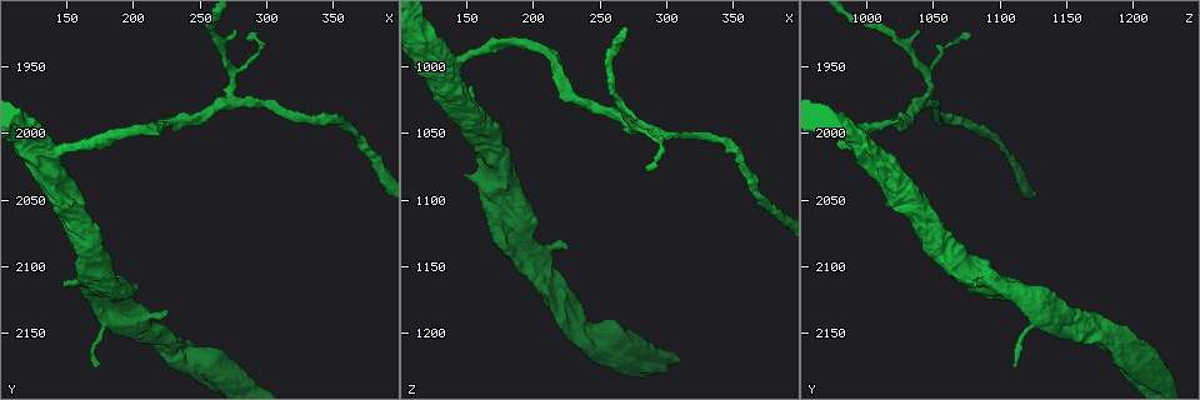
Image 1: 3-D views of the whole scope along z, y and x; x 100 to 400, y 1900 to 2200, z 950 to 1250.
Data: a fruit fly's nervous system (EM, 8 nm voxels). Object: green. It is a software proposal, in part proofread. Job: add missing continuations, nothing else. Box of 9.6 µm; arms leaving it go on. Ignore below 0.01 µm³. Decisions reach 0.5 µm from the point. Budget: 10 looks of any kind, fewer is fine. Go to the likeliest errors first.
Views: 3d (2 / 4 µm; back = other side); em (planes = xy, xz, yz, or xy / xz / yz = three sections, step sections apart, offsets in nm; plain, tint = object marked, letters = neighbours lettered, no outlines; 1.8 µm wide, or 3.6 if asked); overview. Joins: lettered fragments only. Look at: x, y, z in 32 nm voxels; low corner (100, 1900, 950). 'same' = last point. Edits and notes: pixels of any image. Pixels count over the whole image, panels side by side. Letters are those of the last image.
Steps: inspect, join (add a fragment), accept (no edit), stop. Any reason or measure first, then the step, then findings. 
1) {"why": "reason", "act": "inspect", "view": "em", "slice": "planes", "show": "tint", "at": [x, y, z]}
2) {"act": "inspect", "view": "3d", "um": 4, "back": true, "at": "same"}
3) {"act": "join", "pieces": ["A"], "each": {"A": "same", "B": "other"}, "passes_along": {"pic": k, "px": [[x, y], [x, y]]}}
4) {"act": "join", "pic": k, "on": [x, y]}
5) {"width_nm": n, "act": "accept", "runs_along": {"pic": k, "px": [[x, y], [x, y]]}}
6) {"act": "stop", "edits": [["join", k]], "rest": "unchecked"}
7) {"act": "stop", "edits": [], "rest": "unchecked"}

{"why": "free end", "act": "inspect", "view": "3d", "um": 4, "at": [146, 2116, 1082]}

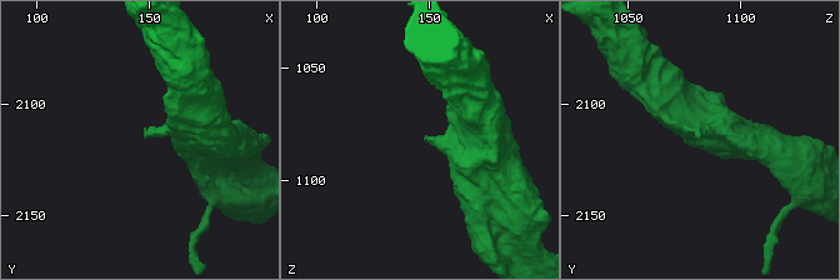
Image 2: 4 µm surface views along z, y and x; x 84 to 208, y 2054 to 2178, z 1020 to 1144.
{"act": "inspect", "view": "em", "slice": "xz", "step": 16, "show": "tint", "at": [146, 2116, 1082]}

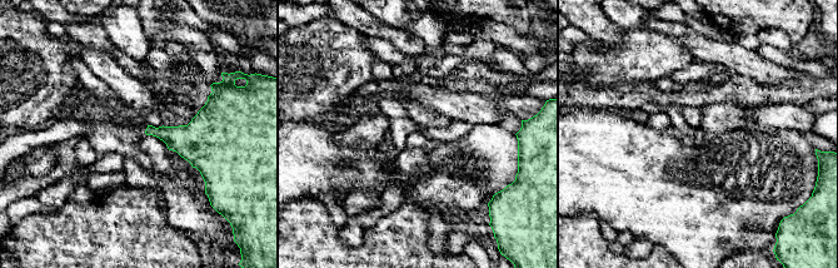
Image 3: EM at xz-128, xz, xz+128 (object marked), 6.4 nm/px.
{"act": "inspect", "view": "em", "slice": "planes", "show": "letters", "at": "same"}

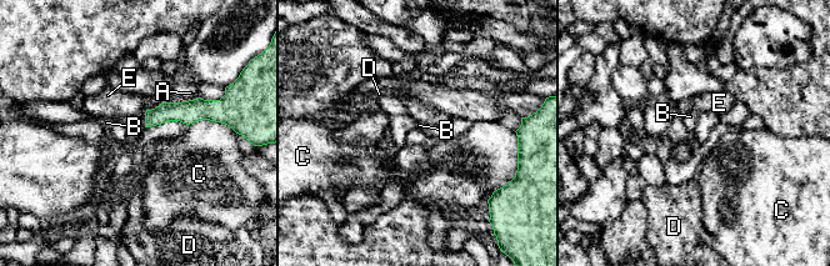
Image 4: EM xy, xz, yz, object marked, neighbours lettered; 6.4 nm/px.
{"longest_contact_nm": ["C", 240], "act": "join", "pic": 4, "on": [108, 123], "each": {"A": "other", "B": "same", "C": "other", "D": "other", "E": "other"}, "passes_along": {"pic": 4, "px": [[183, 111], [145, 118], [108, 123]]}, "found": "it goes on there"}

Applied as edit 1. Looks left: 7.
{"why": "see it whole again", "act": "inspect", "view": "overview"}

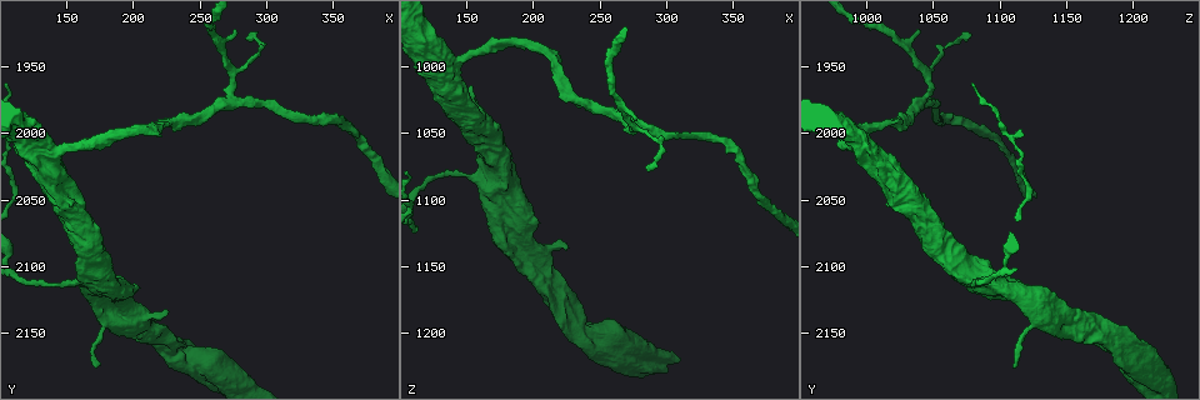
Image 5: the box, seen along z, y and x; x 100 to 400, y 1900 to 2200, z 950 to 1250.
{"why": "free end", "act": "inspect", "view": "em", "slice": "xz", "step": 8, "show": "plain", "at": [276, 1924, 1040]}

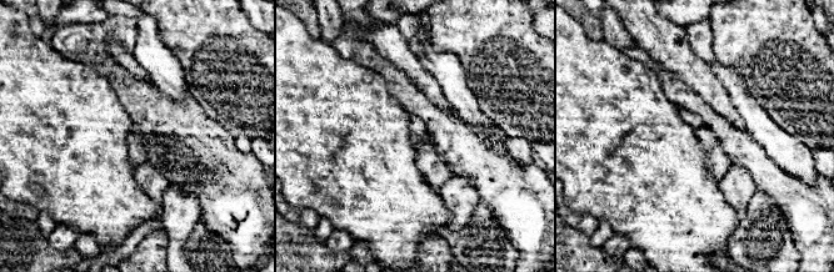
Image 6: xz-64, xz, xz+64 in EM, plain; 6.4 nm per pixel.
{"why": "see the neighbours", "act": "inspect", "view": "em", "slice": "xz", "step": 8, "show": "letters", "at": "same"}

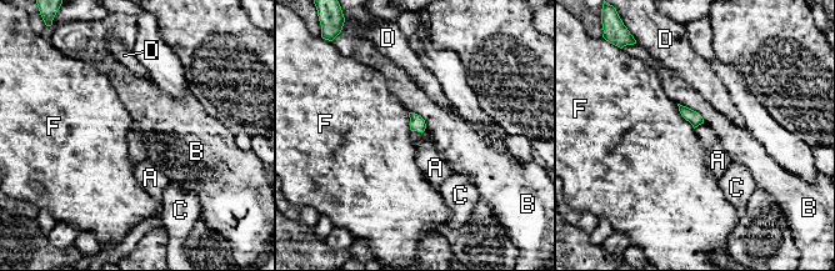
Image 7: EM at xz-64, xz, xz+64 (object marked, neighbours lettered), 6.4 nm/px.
{"longest_contact_nm": ["B", 220], "act": "accept", "each": {"A": "other", "B": "other", "C": "other", "D": "other", "F": "other"}, "border": {"pic": 7, "px": [[676, 104], [680, 114], [694, 128]]}, "found": "none of them fits"}

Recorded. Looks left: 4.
{"why": "free end", "act": "inspect", "view": "em", "slice": "xz", "step": 4, "show": "letters", "at": [226, 2134, 1136]}

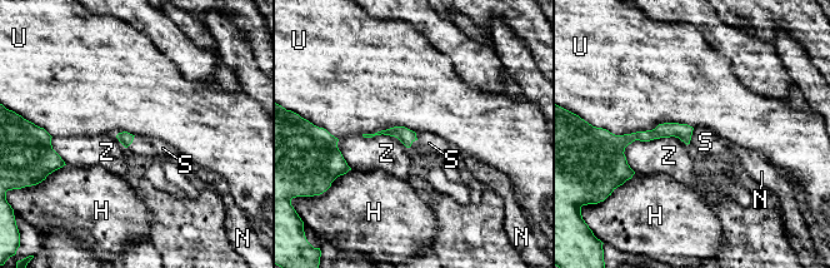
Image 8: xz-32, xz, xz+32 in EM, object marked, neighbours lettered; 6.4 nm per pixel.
{"why": "another direction", "act": "inspect", "view": "em", "slice": "planes", "show": "letters", "at": "same"}

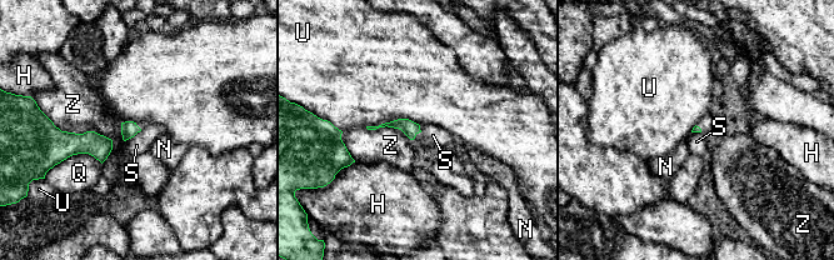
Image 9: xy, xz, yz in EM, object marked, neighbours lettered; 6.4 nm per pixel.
{"act": "accept", "each": {"H": "other", "N": "other", "Q": "other", "S": "other", "U": "other", "Z": "other"}, "border": {"pic": 9, "px": [[141, 129], [124, 141]]}, "found": "none of them fits"}

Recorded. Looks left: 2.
{"why": "a fork", "act": "inspect", "view": "em", "um": 3.6, "slice": "xy", "step": 8, "show": "tint", "at": [136, 2016, 1002]}

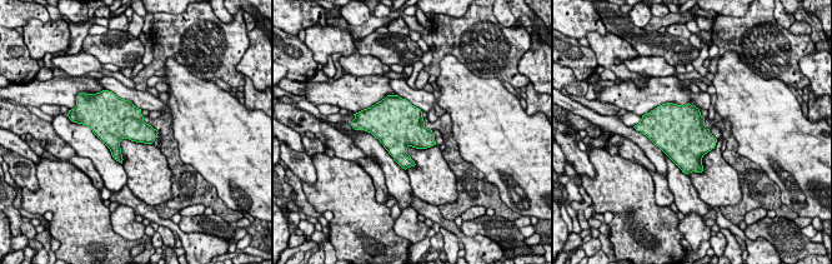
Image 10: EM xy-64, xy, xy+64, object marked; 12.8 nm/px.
{"why": "what lies round it", "act": "inspect", "view": "em", "um": 3.6, "slice": "xy", "step": 8, "show": "letters", "at": "same"}

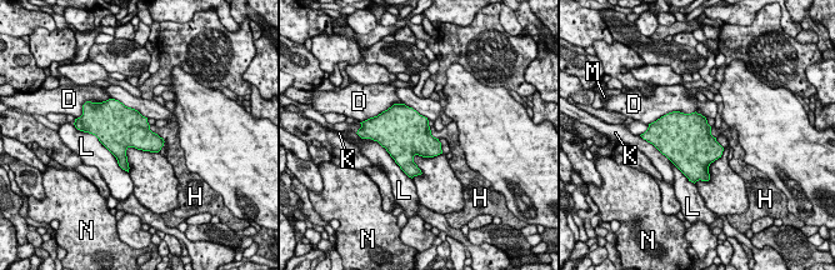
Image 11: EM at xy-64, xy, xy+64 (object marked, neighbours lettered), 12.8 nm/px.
{"act": "accept", "each": {"D": "other", "H": "other", "K": "other", "L": "other", "M": "other", "N": "other"}, "border": {"pic": 11, "px": [[149, 125], [165, 141]]}, "found": "none of them fits"}

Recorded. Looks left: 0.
{"act": "stop", "edits": [["join", 4]], "rest": "unchecked"}

